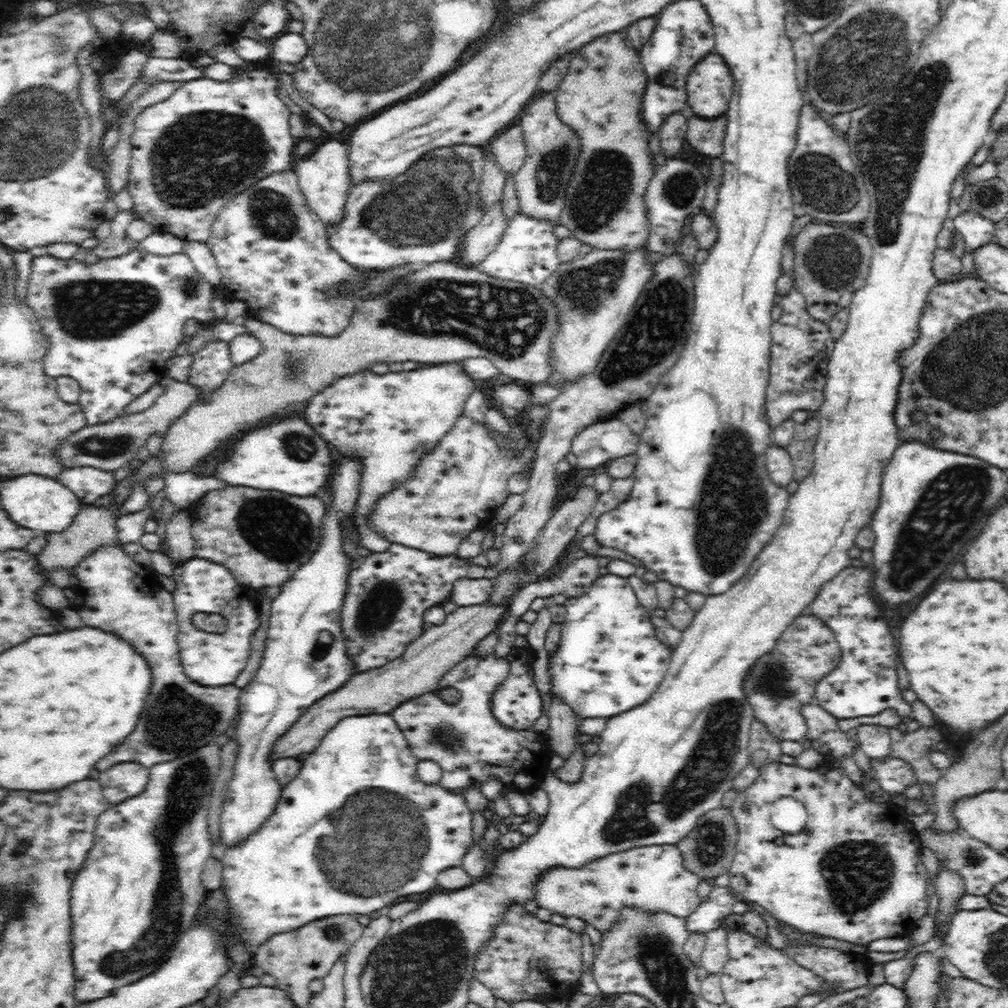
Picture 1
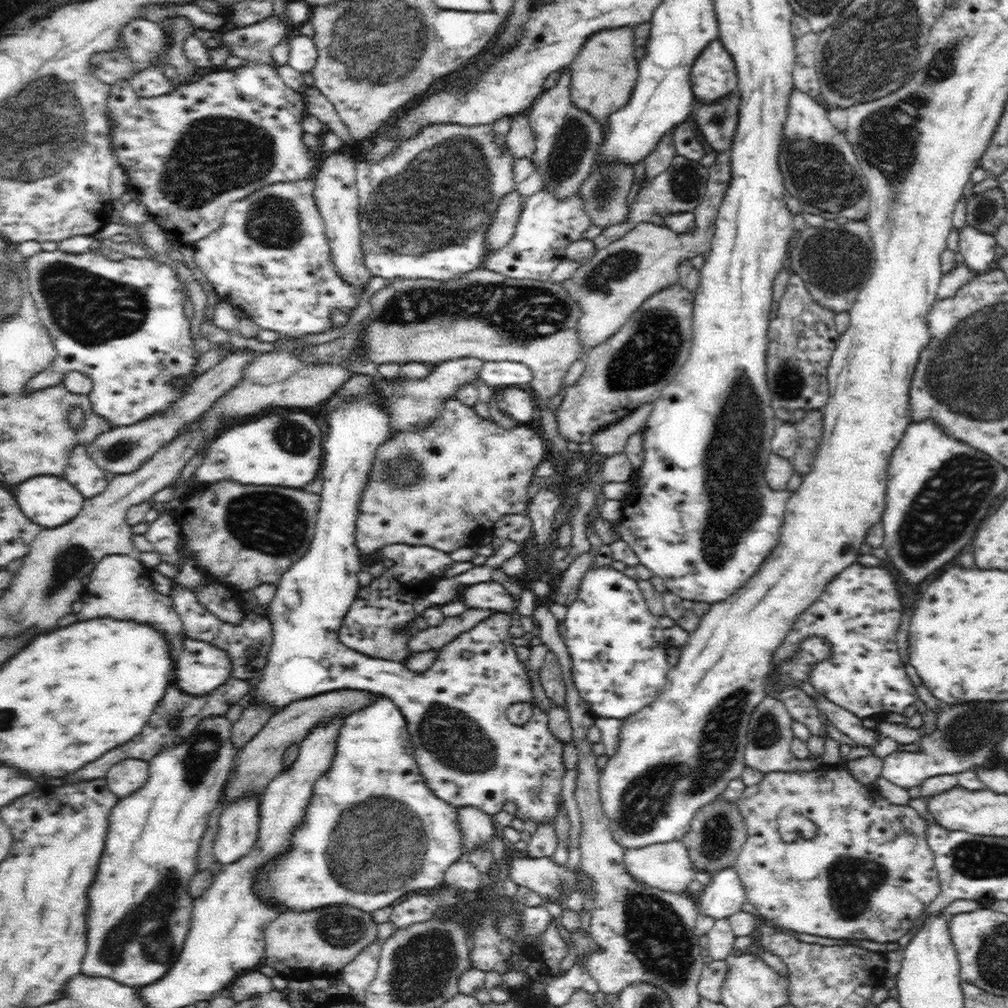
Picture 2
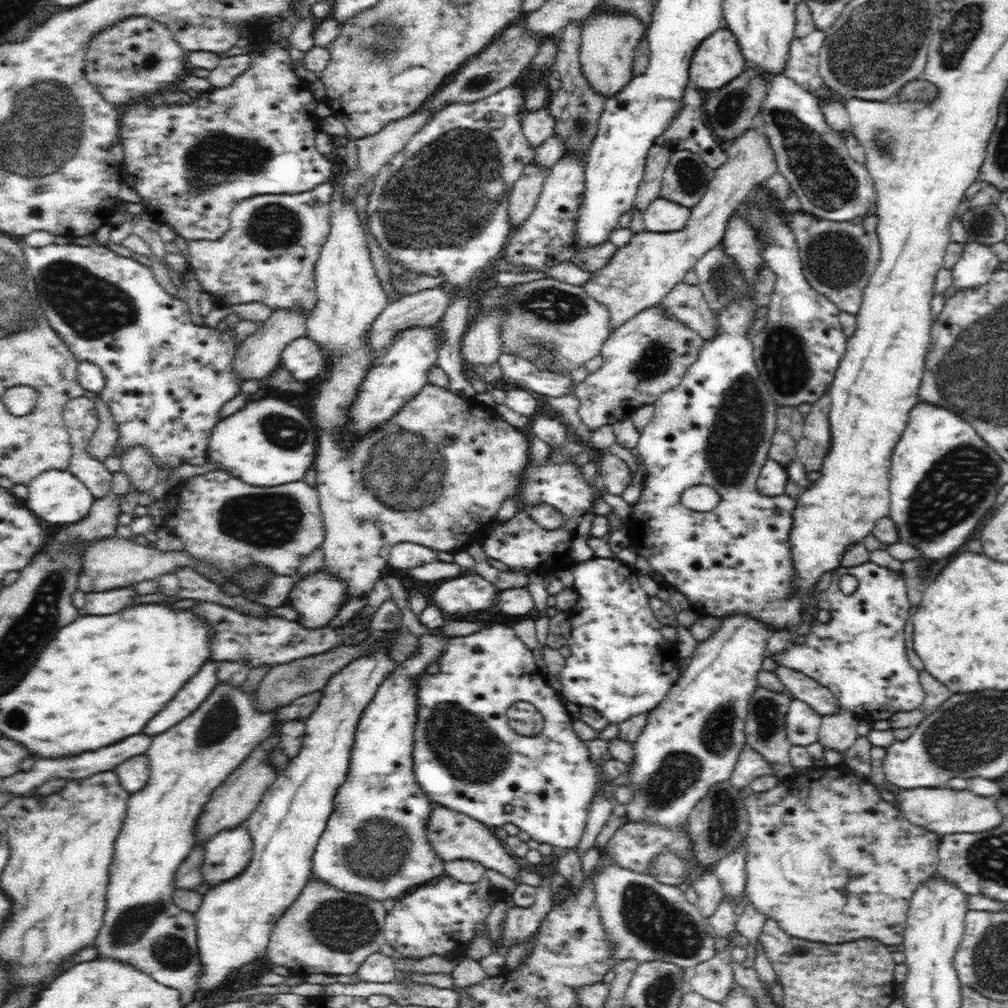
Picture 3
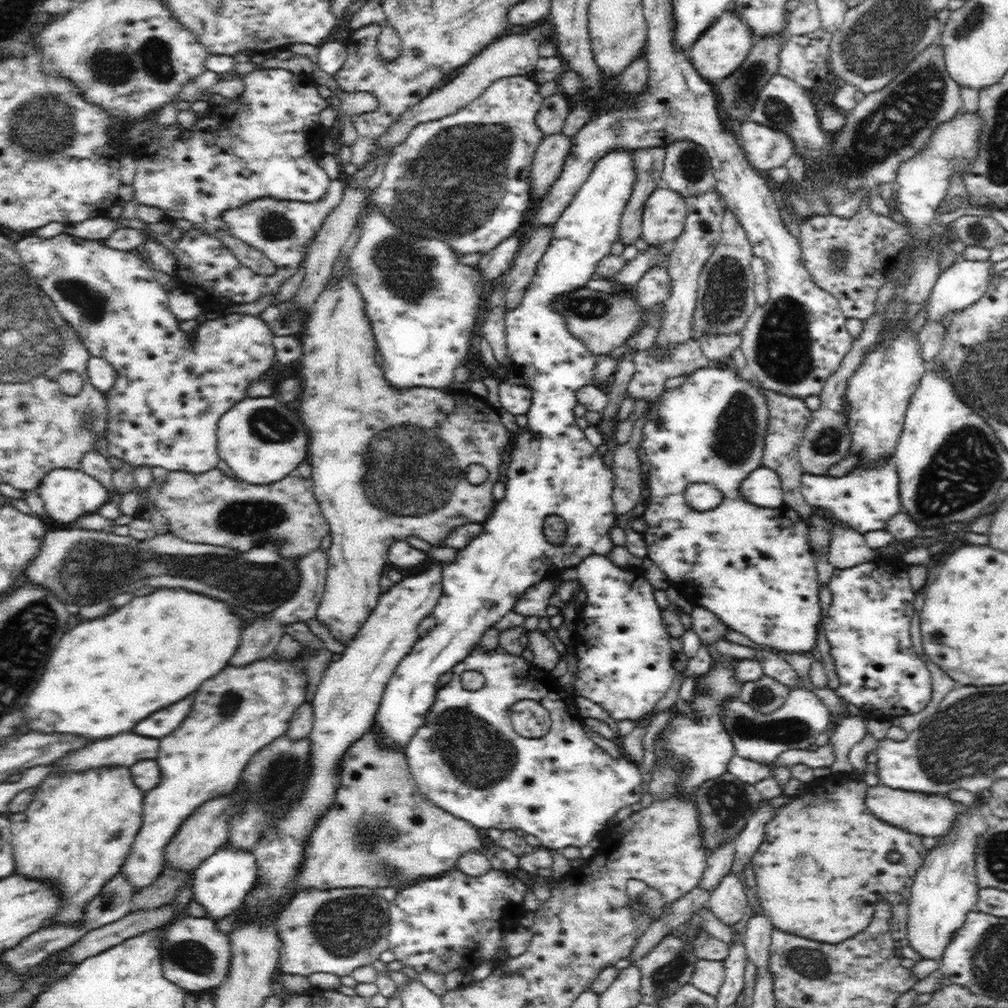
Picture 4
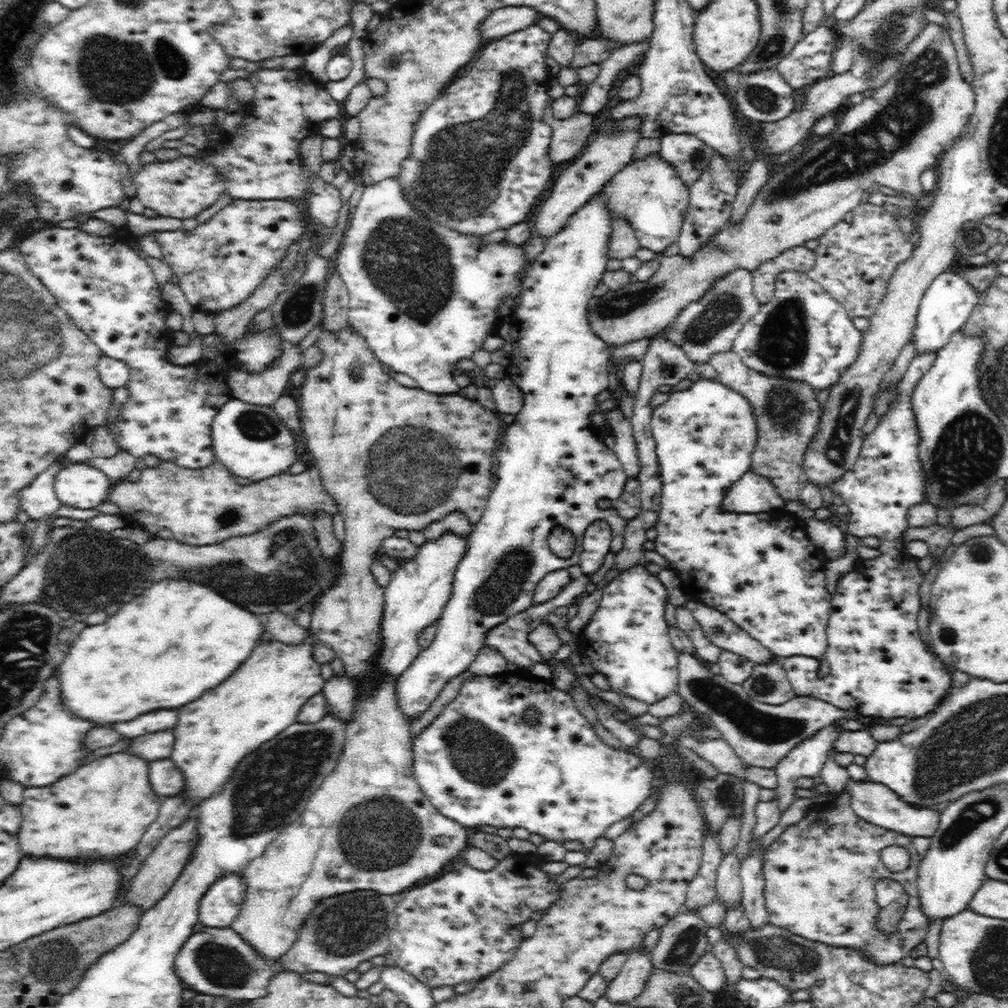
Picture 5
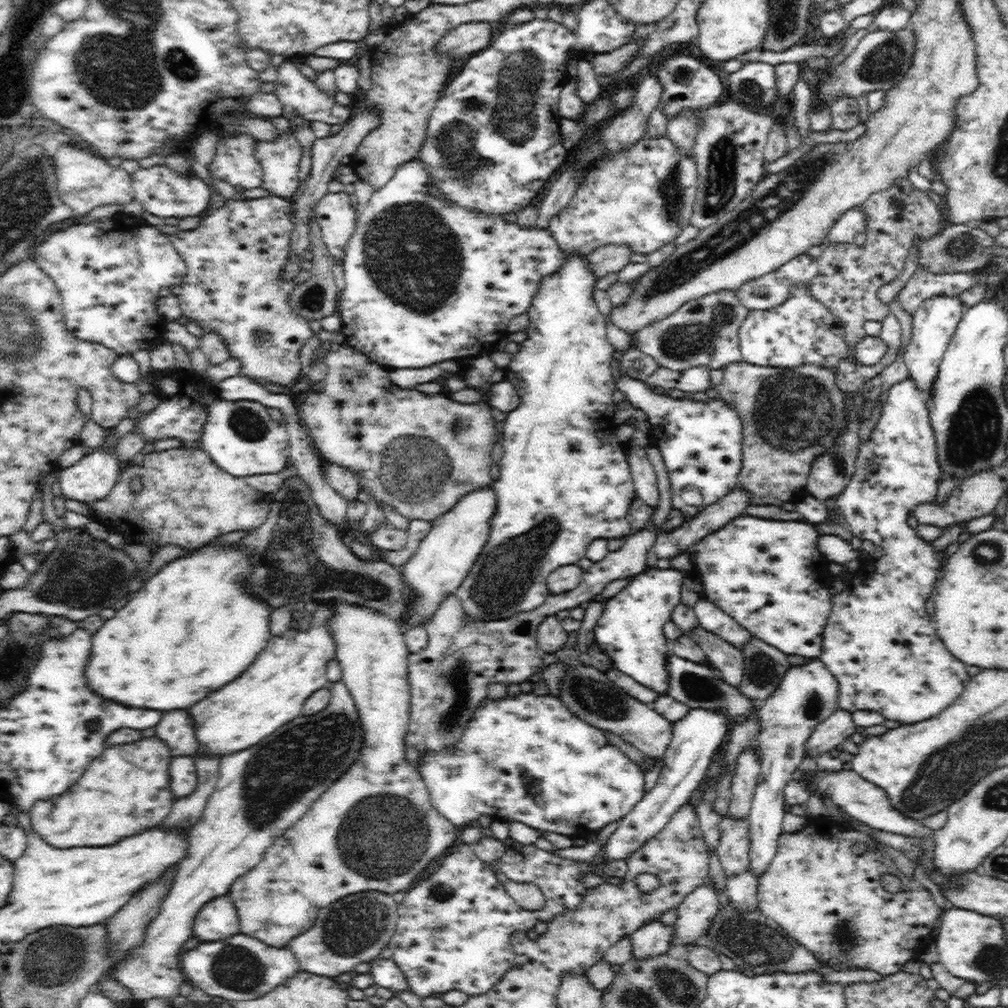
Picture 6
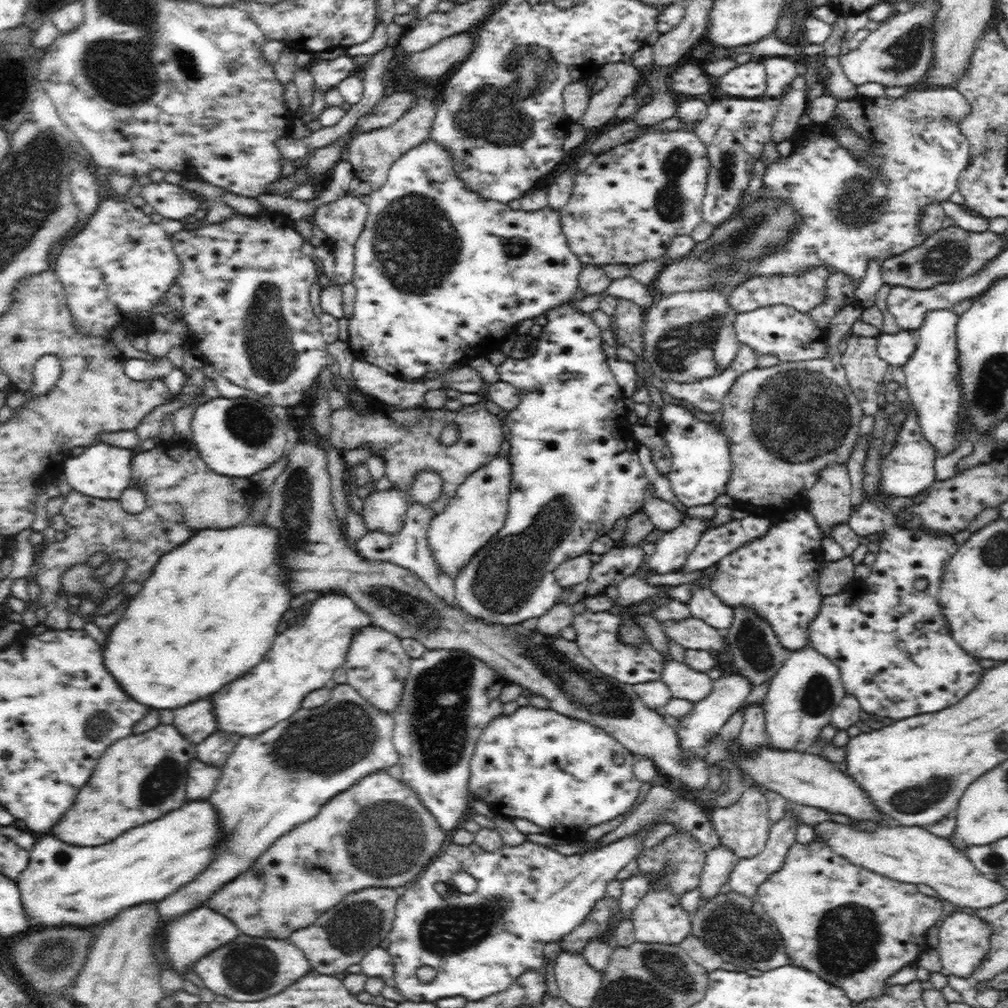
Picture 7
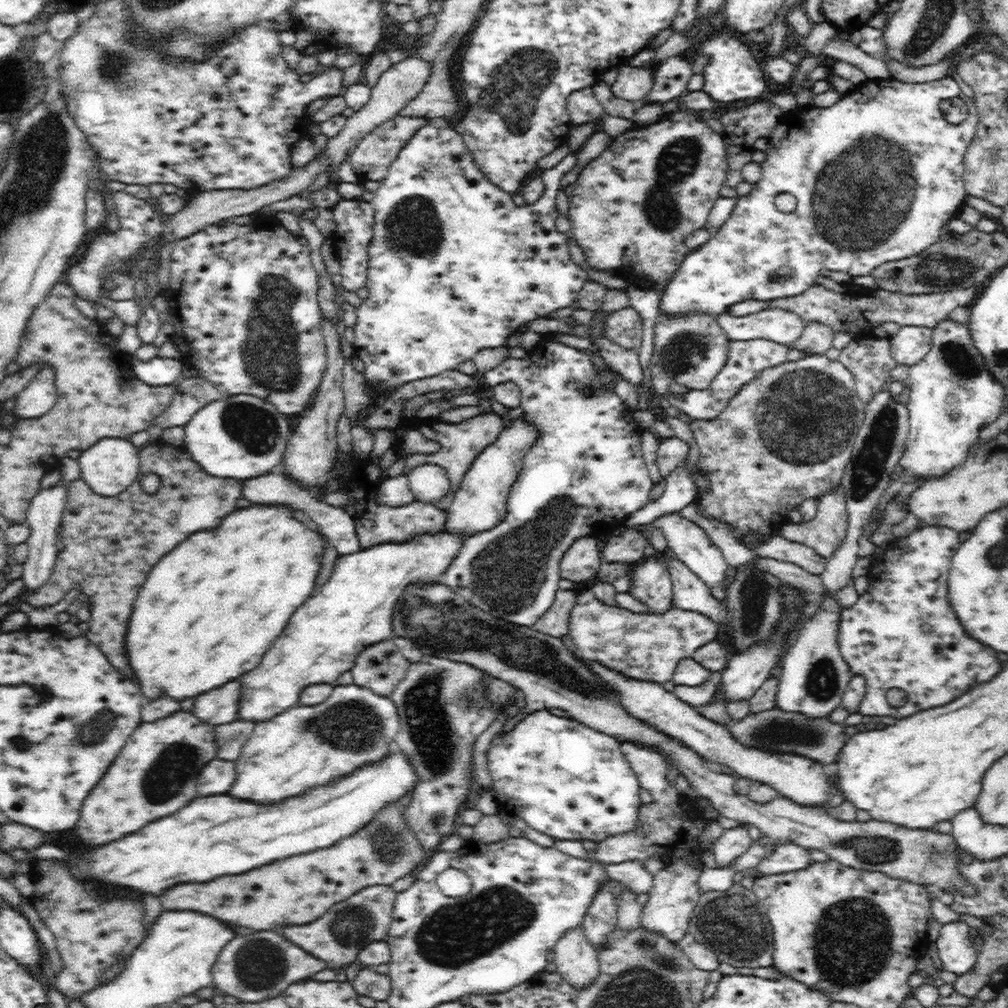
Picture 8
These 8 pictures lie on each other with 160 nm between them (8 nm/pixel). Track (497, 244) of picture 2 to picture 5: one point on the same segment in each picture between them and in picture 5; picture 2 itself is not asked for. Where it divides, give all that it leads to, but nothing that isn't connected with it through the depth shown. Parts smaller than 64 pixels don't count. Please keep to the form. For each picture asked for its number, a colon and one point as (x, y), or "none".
3: (521, 201)
4: (548, 160)
5: (569, 137)

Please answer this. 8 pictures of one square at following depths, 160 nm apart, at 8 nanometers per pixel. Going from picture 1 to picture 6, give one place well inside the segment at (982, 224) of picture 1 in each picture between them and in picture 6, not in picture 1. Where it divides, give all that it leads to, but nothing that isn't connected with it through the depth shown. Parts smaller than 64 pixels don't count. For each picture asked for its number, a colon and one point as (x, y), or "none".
2: (979, 250)
3: (977, 264)
4: (964, 282)
5: (946, 305)
6: (933, 324)

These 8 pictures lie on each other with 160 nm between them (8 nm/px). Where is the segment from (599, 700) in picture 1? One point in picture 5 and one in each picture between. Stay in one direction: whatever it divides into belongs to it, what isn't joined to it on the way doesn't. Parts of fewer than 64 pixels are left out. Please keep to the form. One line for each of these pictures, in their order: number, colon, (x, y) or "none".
2: (619, 666)
3: (618, 653)
4: (624, 660)
5: (626, 640)

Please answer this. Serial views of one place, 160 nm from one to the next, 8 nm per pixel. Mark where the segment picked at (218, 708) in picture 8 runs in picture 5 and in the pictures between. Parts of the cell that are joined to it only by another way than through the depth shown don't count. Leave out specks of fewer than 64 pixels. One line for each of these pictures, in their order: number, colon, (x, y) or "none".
5: (151, 747)
6: (177, 729)
7: (197, 721)

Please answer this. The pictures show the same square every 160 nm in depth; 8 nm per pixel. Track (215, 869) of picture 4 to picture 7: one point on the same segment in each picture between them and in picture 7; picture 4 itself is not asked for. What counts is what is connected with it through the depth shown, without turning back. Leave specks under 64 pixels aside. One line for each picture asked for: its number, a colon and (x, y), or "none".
5: (221, 904)
6: (217, 920)
7: (190, 937)

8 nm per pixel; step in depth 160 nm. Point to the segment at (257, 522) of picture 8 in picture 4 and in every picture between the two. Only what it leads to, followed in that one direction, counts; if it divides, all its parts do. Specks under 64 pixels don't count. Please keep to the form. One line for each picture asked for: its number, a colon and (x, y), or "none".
4: (105, 676)
5: (179, 638)
6: (193, 628)
7: (211, 610)

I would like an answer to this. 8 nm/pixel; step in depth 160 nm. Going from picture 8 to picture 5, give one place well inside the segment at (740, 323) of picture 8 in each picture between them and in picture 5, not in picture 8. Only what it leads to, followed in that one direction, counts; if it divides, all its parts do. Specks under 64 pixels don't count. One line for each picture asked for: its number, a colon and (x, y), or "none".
5: (802, 333)
6: (799, 331)
7: (780, 330)

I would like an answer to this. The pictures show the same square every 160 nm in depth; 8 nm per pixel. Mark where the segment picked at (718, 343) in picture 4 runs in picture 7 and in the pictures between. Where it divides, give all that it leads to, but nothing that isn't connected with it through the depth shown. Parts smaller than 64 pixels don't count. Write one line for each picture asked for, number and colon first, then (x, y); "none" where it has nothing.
5: (787, 414)
6: (789, 416)
7: (785, 423)

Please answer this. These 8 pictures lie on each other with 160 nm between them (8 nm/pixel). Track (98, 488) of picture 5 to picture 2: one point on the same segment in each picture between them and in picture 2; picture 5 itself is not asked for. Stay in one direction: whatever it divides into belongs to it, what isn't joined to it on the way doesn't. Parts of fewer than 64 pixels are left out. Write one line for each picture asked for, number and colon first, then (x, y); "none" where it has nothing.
2: (48, 500)
3: (57, 497)
4: (67, 494)

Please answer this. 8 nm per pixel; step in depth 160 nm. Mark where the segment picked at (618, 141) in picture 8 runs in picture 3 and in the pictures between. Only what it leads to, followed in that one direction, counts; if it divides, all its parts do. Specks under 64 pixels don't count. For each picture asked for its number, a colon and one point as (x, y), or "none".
3: (662, 216)
4: (665, 211)
5: (648, 193)
6: (643, 197)
7: (626, 207)

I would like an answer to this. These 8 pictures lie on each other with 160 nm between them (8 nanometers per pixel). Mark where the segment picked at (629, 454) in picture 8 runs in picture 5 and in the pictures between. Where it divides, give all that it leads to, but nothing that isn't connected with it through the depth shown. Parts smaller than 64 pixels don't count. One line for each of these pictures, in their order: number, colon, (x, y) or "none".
5: (553, 472)
6: (564, 480)
7: (575, 471)

